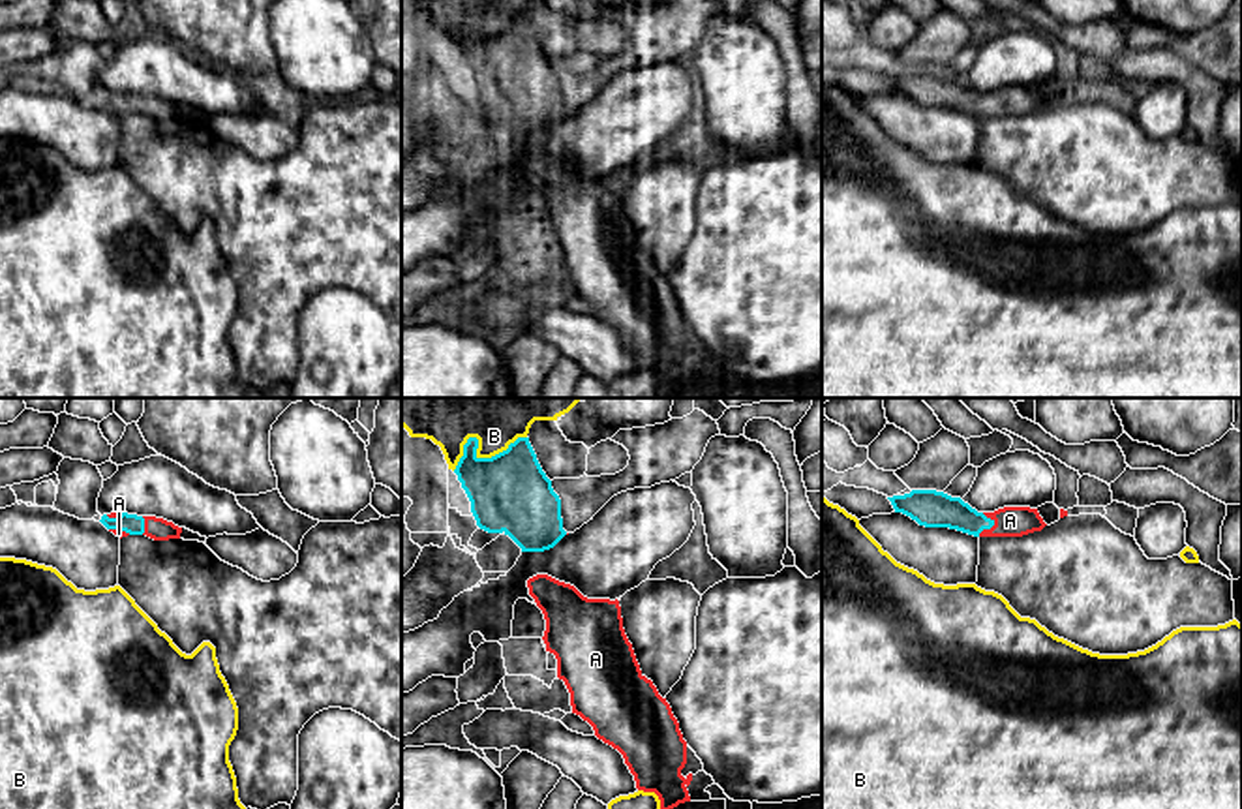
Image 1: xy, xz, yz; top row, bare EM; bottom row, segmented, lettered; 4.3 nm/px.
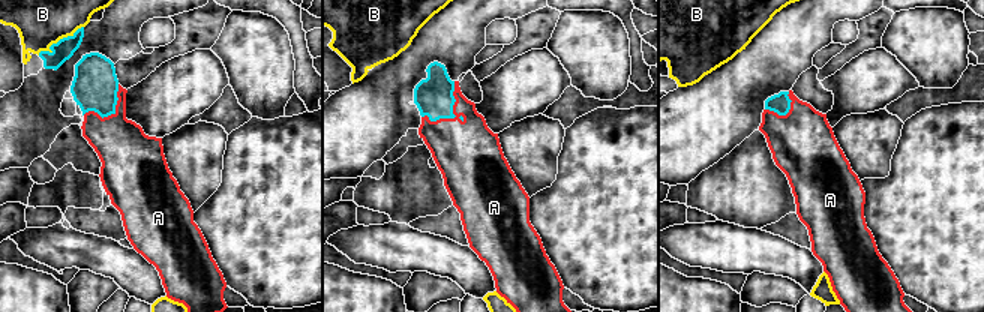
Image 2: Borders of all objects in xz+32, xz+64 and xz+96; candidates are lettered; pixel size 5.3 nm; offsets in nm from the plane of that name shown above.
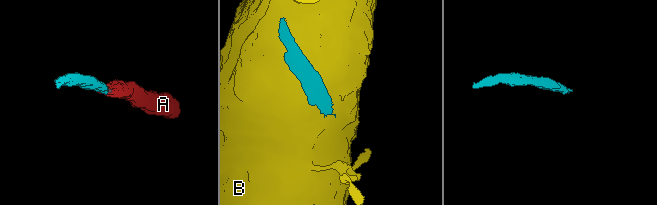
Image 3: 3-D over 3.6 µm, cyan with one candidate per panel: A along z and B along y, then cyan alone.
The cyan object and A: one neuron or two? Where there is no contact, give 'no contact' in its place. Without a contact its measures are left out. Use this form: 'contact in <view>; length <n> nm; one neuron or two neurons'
contact in yz; length 110 nm; one neuron

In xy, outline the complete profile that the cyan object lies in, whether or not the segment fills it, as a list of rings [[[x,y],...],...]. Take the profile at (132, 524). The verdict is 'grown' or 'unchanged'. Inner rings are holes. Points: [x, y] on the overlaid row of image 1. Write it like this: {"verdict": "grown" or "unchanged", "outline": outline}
{"verdict": "grown", "outline": [[[128,512],[103,514],[99,520],[116,537],[146,535],[154,541],[180,539],[182,527],[156,516],[137,516]]]}

